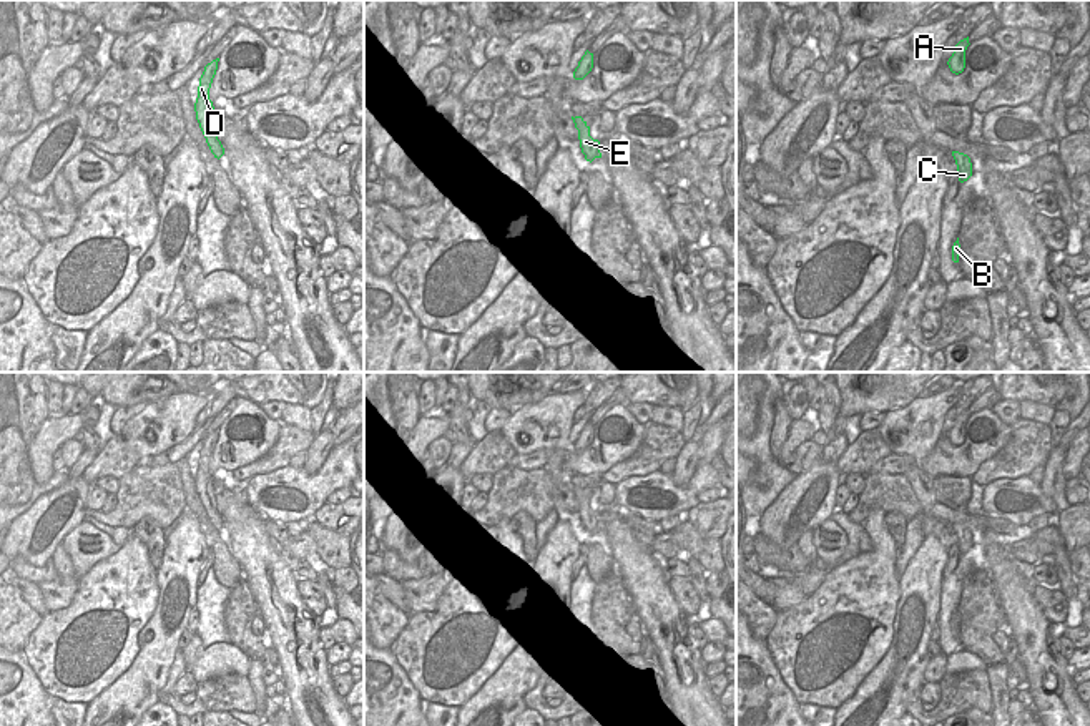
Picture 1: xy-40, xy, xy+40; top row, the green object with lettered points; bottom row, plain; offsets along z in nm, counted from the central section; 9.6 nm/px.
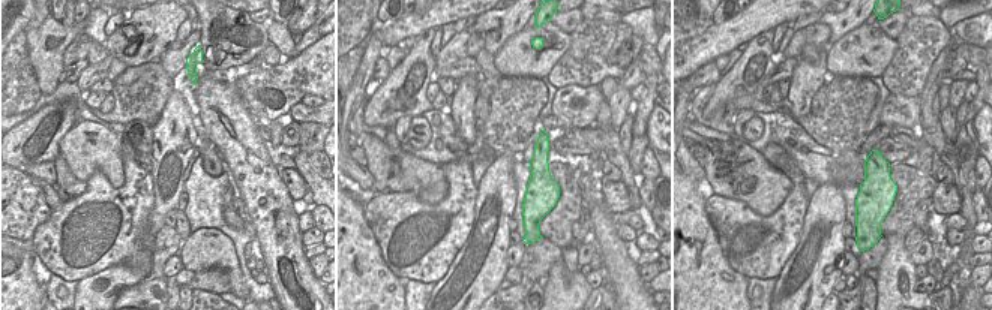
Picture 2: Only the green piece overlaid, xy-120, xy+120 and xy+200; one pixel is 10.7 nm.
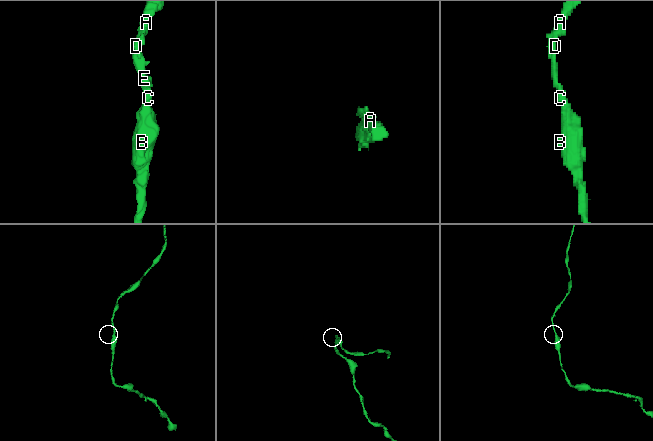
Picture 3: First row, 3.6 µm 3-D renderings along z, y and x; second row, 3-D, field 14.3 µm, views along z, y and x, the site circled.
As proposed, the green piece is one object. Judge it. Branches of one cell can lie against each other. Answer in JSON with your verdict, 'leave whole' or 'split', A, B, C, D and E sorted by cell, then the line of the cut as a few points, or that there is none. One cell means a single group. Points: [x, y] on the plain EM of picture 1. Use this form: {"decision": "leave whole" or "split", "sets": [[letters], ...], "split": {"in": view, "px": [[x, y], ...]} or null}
{"decision": "leave whole", "sets": [["A", "B", "C", "D", "E"]], "split": null}

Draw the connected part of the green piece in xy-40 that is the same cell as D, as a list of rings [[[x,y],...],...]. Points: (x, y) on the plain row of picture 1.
[[[219,430],[213,432],[204,439],[204,444],[199,450],[194,483],[211,525],[214,527],[214,530],[219,532],[224,527],[224,520],[216,508],[216,497],[224,490],[224,487],[218,487],[213,473],[209,472],[209,460],[218,442],[218,434]]]

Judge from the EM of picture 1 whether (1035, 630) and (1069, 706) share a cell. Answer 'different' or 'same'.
same

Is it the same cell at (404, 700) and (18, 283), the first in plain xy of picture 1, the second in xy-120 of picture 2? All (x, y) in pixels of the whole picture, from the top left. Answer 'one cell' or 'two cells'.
one cell

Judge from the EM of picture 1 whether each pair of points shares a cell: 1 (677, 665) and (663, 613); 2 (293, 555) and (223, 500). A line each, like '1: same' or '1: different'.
1: same
2: different

